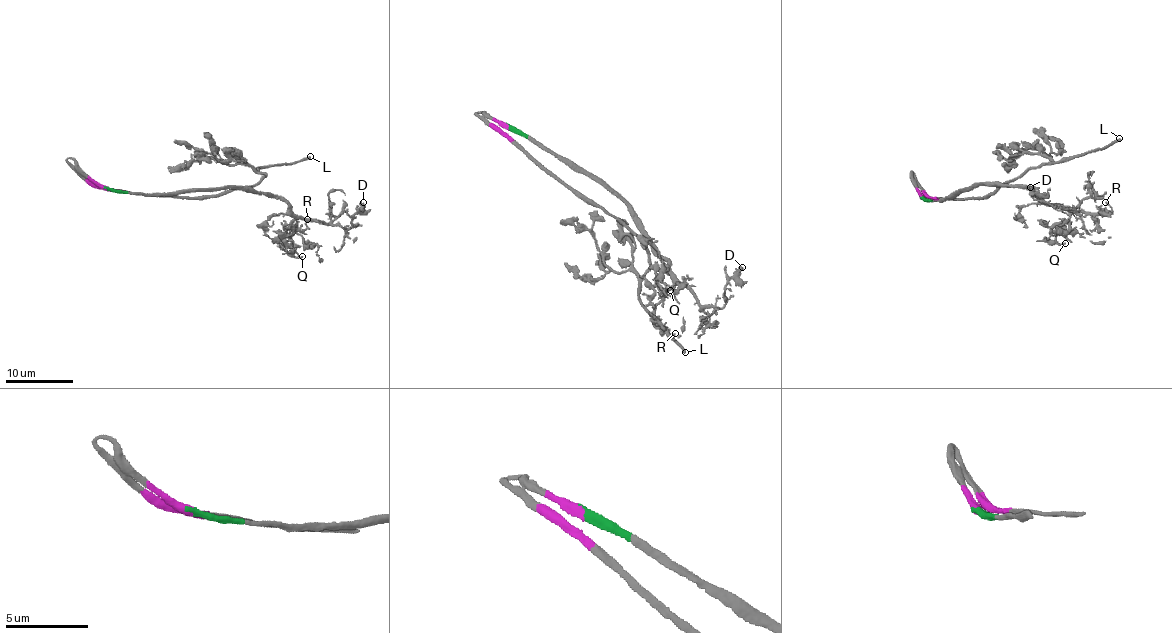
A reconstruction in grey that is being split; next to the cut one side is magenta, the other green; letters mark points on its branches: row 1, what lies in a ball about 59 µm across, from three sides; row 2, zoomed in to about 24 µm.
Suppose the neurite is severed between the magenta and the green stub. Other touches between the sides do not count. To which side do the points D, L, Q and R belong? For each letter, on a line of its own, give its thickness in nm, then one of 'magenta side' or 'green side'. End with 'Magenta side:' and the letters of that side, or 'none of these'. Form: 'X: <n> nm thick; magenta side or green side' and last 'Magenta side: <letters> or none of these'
D: 180 nm thick; green side
L: 320 nm thick; magenta side
Q: 110 nm thick; green side
R: 160 nm thick; green side
Magenta side: L

